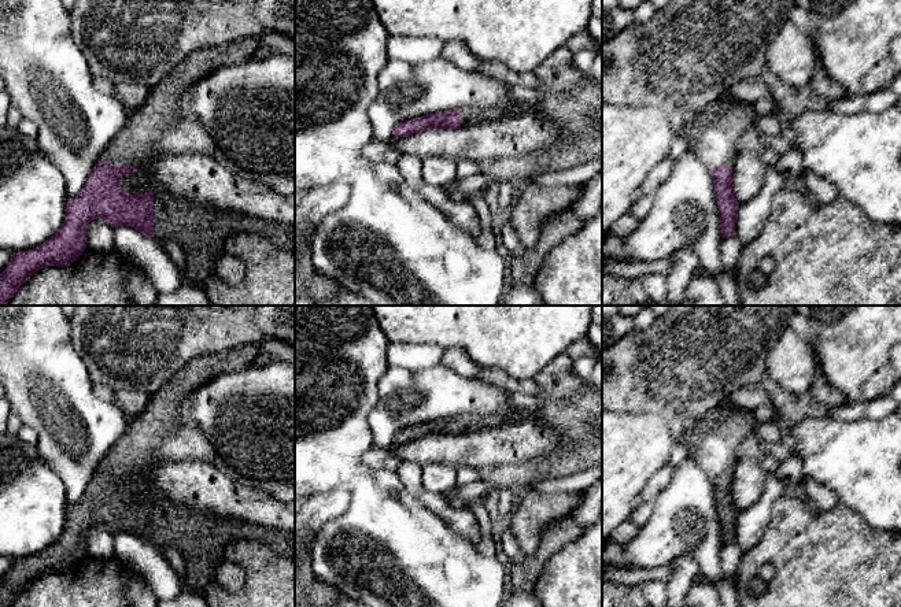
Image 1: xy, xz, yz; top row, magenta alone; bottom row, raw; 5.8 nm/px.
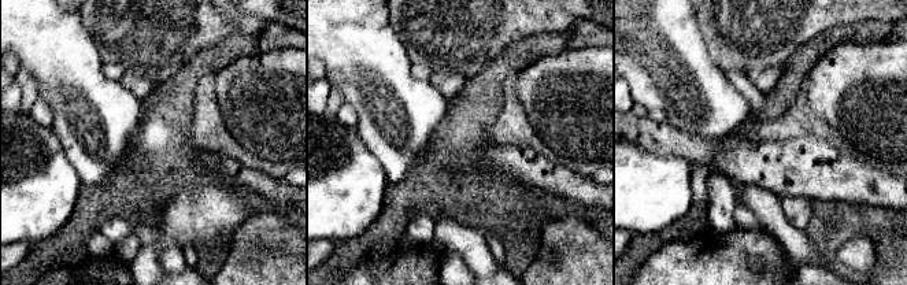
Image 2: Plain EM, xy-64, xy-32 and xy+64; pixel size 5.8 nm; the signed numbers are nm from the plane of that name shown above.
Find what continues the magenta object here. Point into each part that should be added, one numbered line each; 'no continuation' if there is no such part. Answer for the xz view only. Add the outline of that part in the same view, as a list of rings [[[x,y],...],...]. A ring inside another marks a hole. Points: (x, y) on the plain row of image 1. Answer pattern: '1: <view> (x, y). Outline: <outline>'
1: xz (469, 422). Outline: [[[465,414],[461,415],[461,434],[499,428],[512,421],[510,417]]]

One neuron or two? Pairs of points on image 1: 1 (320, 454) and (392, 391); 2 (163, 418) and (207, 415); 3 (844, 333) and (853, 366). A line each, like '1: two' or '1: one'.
1: two
2: two
3: one

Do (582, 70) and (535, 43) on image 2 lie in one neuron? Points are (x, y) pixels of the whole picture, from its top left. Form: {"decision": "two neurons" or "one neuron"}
{"decision": "two neurons"}

